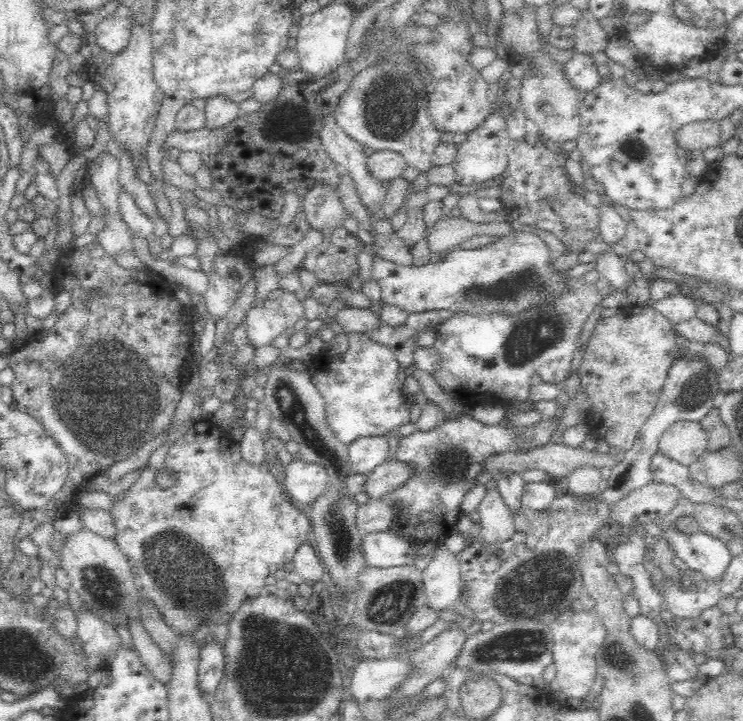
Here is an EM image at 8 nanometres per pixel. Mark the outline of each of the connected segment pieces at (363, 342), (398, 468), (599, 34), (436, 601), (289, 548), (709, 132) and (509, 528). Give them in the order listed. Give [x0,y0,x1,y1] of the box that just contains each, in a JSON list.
[[306,333,410,445],[363,458,410,498],[573,9,609,56],[421,542,461,610],[110,420,312,632],[675,120,721,150],[477,490,516,545]]

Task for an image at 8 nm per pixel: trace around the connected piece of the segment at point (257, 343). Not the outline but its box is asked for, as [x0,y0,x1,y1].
[244,290,305,349]

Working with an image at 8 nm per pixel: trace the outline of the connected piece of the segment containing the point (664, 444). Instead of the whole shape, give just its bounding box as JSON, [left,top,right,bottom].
[659,421,707,466]

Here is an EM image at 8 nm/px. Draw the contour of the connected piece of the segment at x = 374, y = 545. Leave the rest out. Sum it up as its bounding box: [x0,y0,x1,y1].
[361,530,419,568]

